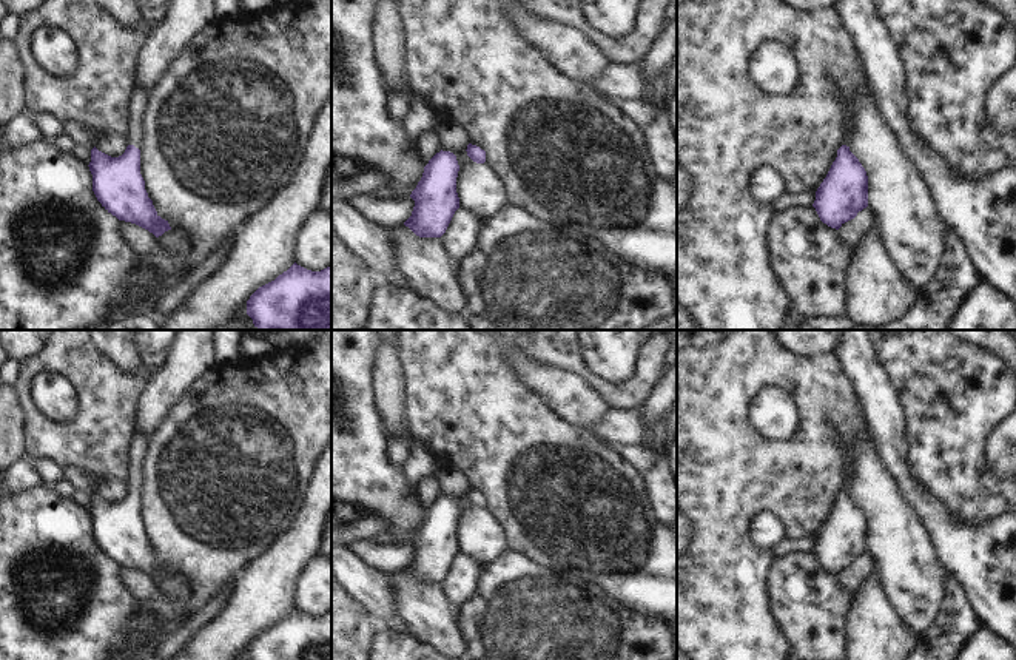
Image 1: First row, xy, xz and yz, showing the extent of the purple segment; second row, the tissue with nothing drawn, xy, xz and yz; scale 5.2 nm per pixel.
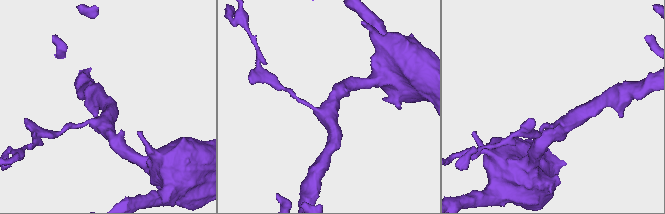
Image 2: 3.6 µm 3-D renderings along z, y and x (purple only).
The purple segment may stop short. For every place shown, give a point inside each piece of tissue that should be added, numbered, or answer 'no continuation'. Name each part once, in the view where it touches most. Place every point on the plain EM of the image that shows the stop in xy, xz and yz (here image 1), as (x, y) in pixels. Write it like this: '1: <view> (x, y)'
1: xy (139, 441)

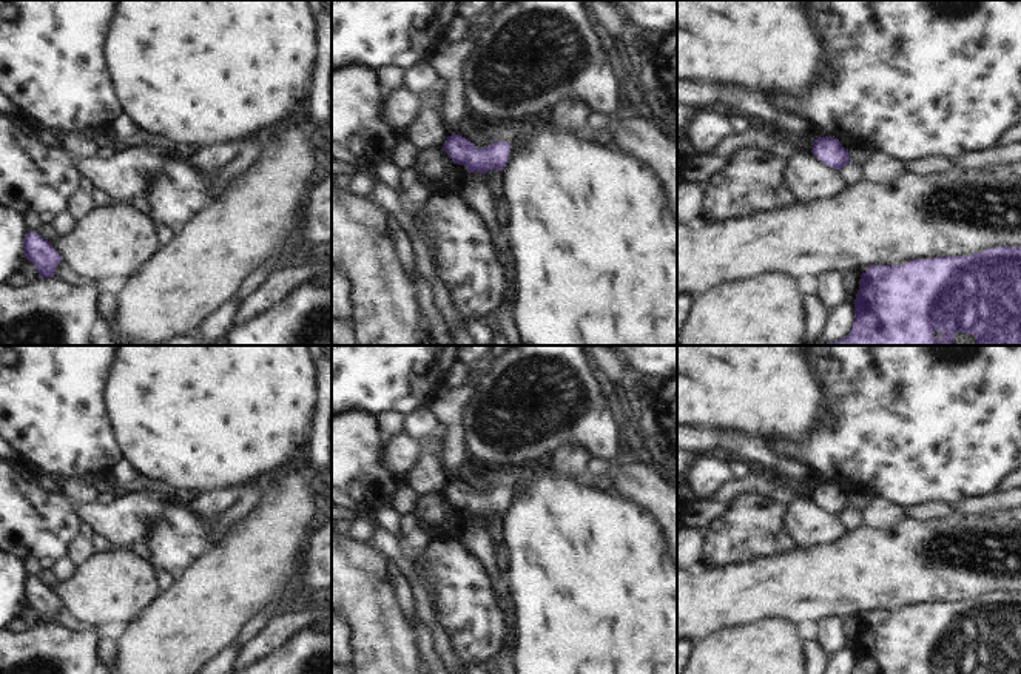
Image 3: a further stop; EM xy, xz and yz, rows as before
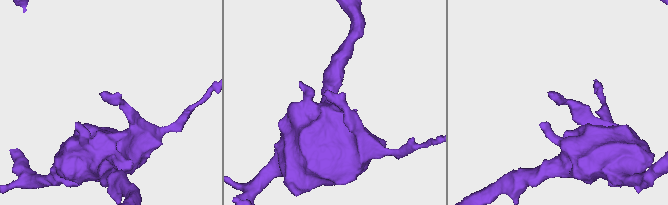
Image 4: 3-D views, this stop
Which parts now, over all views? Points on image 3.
no continuation

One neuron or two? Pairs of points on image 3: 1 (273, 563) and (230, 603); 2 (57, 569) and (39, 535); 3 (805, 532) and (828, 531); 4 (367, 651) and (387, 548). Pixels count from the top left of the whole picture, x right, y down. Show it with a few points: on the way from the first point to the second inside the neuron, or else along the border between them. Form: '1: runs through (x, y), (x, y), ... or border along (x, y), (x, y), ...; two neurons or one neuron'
1: runs through (262, 571), (241, 593); one neuron
2: border along (67, 554), (54, 563); two neurons
3: runs through (812, 531), (822, 531); one neuron
4: border along (374, 548), (386, 557); two neurons

